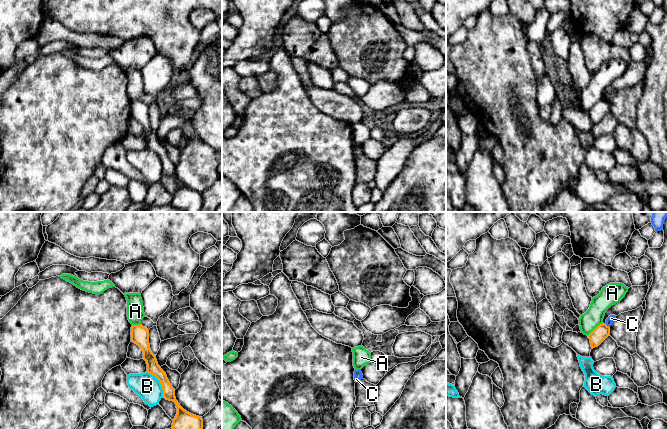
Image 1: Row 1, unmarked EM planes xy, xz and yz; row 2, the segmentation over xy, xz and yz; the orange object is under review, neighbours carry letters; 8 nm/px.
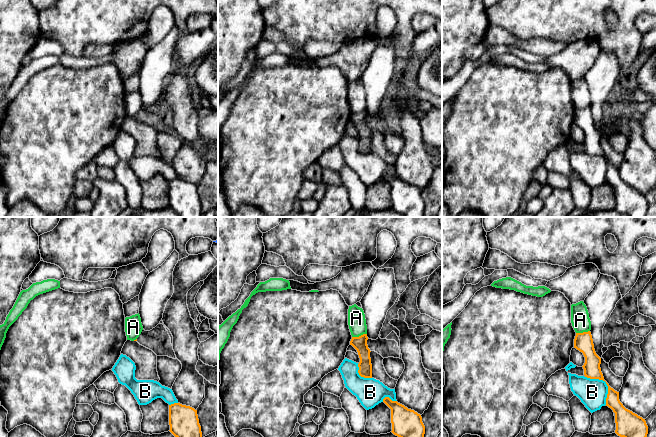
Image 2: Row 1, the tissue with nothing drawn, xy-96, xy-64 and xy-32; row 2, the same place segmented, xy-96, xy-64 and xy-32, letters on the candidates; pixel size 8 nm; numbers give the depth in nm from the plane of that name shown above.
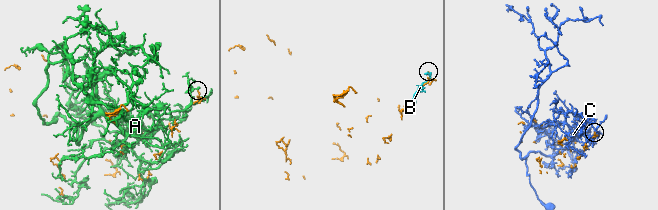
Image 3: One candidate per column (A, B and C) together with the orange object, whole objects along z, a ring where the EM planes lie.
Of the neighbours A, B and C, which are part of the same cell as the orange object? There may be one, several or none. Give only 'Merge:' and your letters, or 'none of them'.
Merge: none of them

